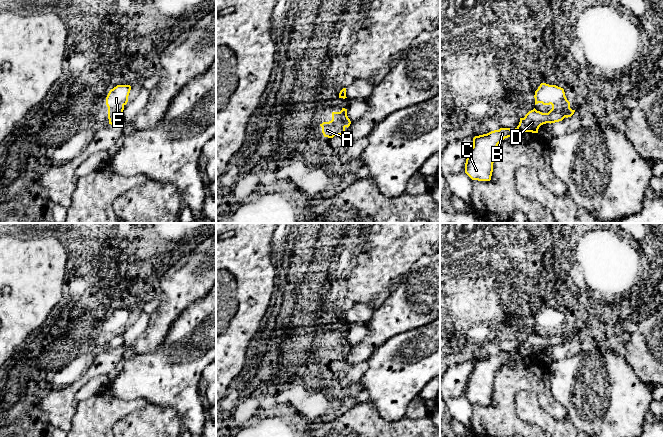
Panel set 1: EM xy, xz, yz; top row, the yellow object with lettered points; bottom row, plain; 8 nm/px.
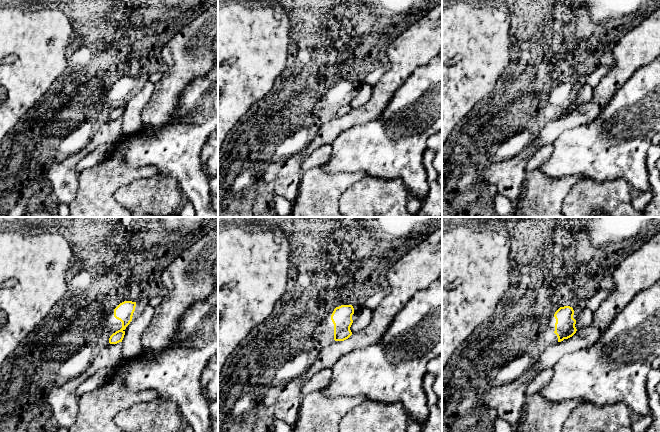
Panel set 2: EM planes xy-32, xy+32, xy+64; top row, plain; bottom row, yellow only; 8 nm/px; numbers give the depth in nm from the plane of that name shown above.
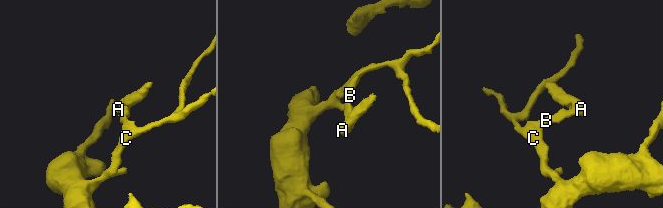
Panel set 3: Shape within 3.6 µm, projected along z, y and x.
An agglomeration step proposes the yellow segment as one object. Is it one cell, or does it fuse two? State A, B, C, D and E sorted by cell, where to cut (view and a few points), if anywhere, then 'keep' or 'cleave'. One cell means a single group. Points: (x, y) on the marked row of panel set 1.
A E / B C D | yz (549, 111), (561, 111), (565, 116) | cleave

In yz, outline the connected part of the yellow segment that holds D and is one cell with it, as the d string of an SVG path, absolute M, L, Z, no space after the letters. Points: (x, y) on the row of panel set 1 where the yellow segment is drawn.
M534 108L524 118L520 118L519 125L515 129L500 128L487 134L475 136L473 147L466 159L465 173L472 180L490 181L493 172L494 151L502 140L521 132L538 133L541 125L559 122L564 118L565 113L563 112L542 113Z

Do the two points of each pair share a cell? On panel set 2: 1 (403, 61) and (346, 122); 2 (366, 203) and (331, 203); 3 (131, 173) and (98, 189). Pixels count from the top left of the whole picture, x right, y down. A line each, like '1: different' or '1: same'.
1: same
2: different
3: same

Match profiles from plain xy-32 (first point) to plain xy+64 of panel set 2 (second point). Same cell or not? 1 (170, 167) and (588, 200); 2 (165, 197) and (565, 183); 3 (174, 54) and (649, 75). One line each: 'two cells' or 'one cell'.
1: two cells
2: two cells
3: two cells

